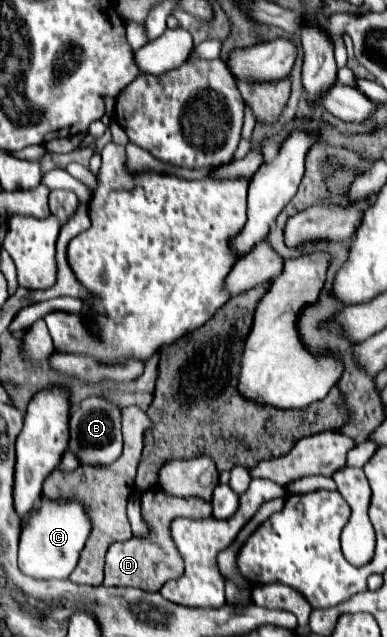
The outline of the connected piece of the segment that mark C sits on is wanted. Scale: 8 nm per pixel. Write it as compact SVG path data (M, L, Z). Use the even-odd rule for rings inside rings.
M41 500L37 510L29 514L27 526L21 530L19 540L19 570L25 576L37 580L53 580L53 578L67 578L73 568L77 566L79 552L85 546L89 536L91 522L81 508L81 504L71 502L45 502Z

